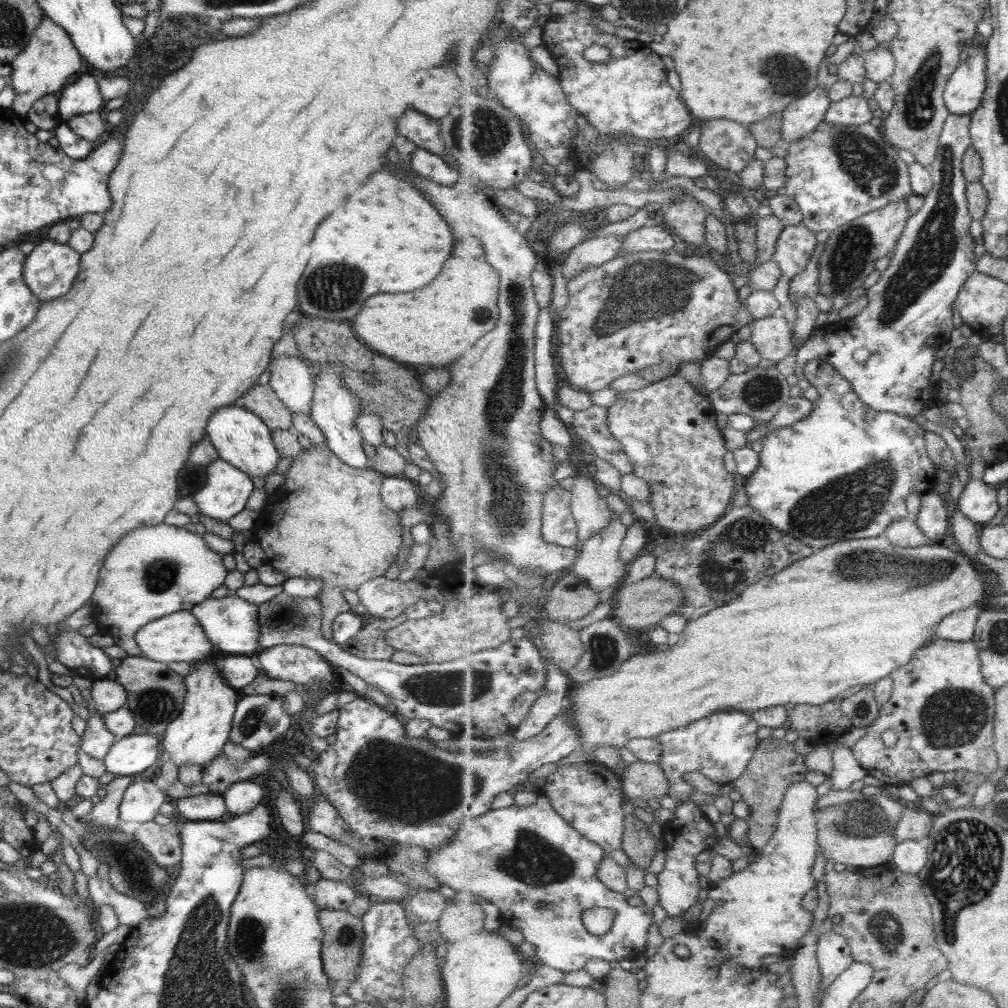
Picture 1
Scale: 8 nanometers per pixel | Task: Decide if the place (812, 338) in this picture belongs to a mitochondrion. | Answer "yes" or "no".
no

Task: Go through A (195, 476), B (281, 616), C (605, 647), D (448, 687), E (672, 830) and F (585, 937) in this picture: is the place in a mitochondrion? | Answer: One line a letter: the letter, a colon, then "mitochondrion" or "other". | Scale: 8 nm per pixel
A: mitochondrion
B: other
C: mitochondrion
D: mitochondrion
E: other
F: other

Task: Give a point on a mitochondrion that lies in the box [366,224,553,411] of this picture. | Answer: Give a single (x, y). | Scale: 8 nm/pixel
(477, 315)

